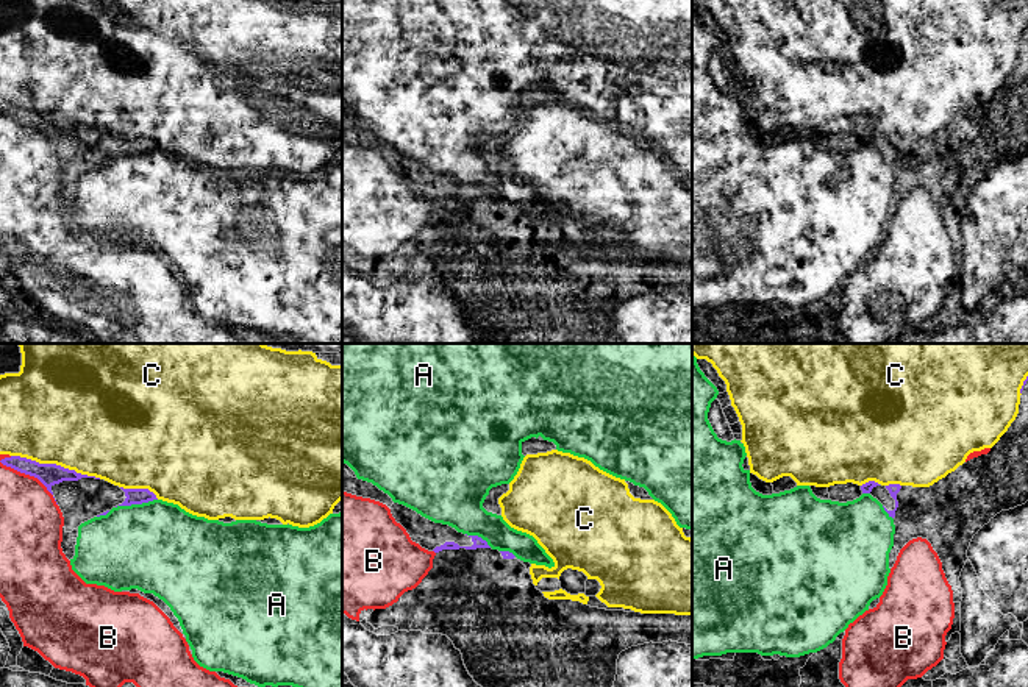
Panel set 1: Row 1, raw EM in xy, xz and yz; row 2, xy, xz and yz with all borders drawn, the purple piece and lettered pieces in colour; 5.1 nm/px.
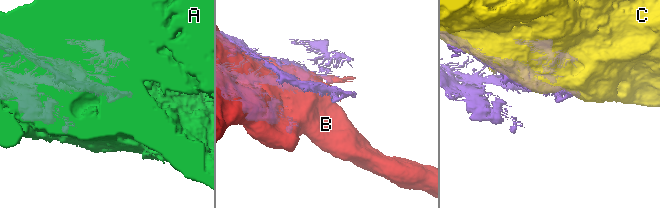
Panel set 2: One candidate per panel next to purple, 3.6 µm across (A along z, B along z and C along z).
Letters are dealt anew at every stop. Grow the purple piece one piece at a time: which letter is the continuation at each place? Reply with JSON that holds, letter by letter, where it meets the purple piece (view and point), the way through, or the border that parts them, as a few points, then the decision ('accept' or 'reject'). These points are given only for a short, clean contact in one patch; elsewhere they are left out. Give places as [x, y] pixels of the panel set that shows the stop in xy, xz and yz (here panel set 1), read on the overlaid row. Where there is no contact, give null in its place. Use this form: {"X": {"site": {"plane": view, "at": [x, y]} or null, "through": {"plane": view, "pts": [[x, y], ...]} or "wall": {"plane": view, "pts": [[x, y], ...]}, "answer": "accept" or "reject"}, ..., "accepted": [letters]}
{"A": {"site": {"plane": "xy", "at": [136, 503]}, "wall": {"plane": "xy", "pts": [[157, 498], [147, 503], [119, 505], [116, 508]]}, "answer": "reject"}, "B": {"site": {"plane": "xy", "at": [32, 475]}, "answer": "reject"}, "C": {"site": {"plane": "xy", "at": [55, 464]}, "answer": "reject"}, "accepted": []}

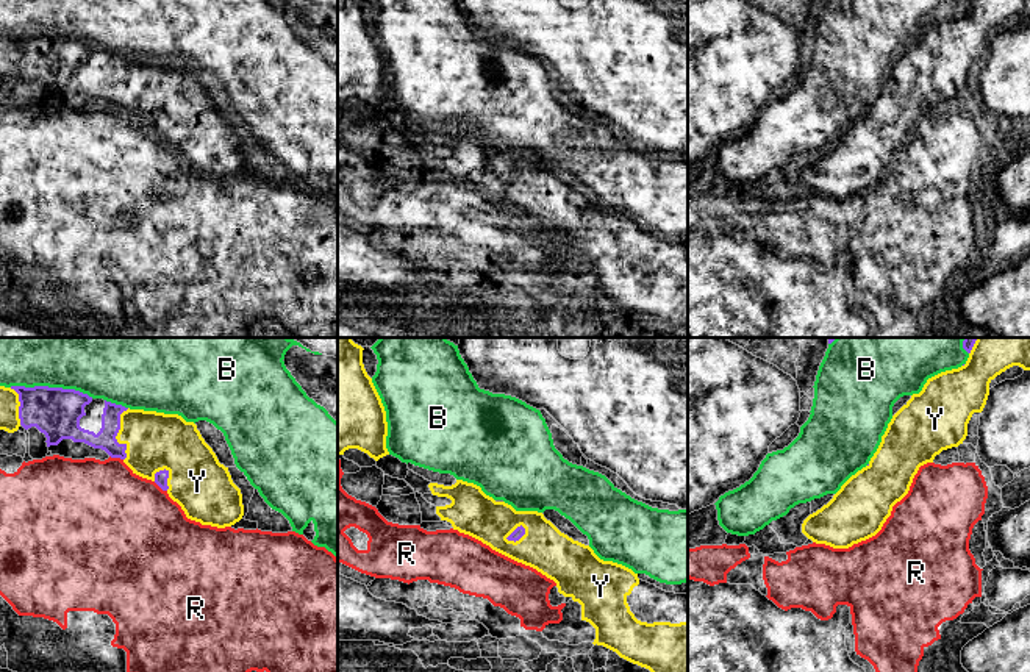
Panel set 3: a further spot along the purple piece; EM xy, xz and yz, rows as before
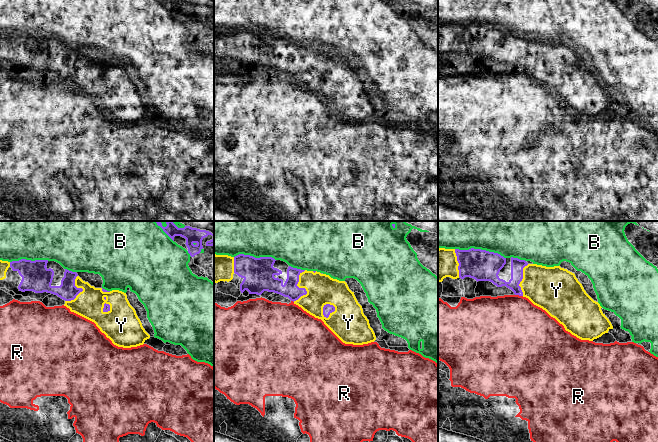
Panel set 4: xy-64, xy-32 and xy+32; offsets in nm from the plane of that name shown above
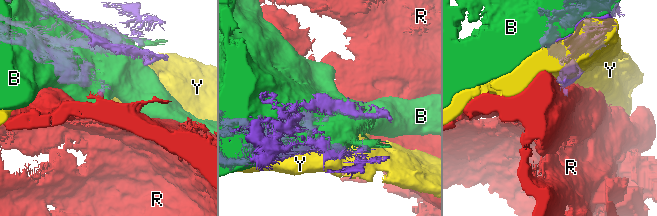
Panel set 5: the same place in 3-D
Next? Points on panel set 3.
{"B": {"site": {"plane": "xy", "at": [52, 388]}, "answer": "reject"}, "R": {"site": {"plane": "xy", "at": [116, 457]}, "answer": "reject"}, "Y": {"site": {"plane": "xy", "at": [116, 435]}, "answer": "accept"}, "accepted": ["Y"]}

